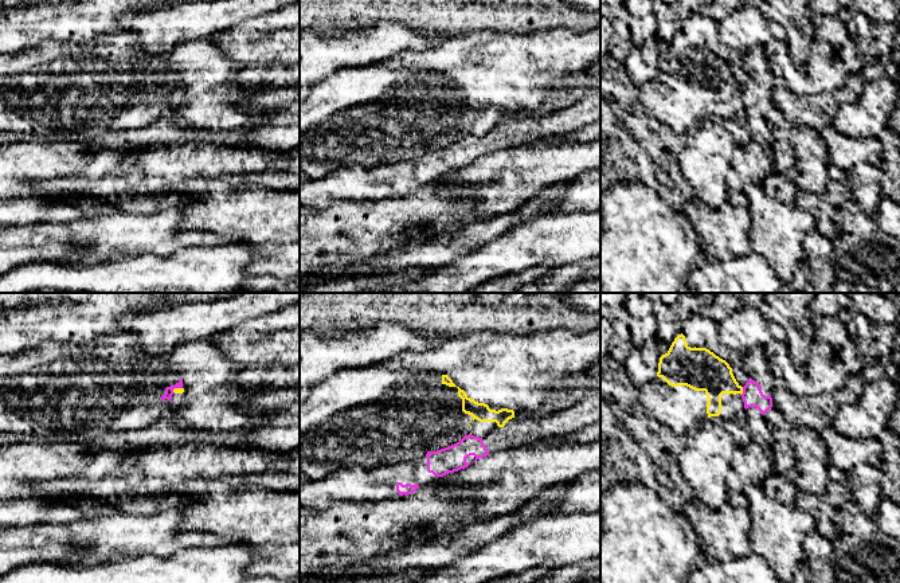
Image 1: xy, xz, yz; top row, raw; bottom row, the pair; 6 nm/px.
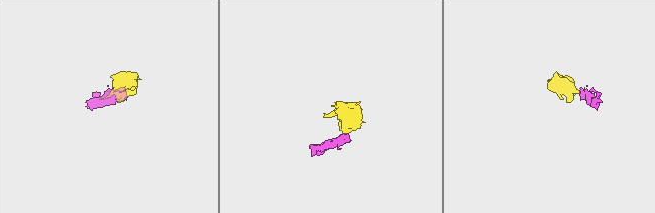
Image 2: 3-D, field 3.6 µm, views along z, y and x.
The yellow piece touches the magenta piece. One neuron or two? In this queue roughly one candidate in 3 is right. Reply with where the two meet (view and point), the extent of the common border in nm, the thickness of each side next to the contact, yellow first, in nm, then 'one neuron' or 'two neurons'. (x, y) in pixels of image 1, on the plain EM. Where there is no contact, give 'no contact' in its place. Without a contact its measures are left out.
contact yz (742, 90); length 50 nm; calibres 240 and 130 nm; two neurons

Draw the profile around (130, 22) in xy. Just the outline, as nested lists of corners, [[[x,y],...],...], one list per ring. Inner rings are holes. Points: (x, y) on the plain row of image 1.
[[[208,0],[208,1],[183,1],[168,4],[161,8],[154,8],[145,12],[128,12],[118,19],[117,31],[137,32],[140,38],[140,46],[144,52],[153,55],[167,55],[171,50],[188,40],[211,38],[212,35],[223,31],[235,23],[240,23],[249,19],[259,17],[270,12],[275,12],[281,8],[290,5],[293,0]]]

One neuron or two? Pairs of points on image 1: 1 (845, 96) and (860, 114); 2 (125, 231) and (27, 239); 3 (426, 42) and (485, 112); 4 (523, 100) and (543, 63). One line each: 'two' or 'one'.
1: two
2: one
3: two
4: one

